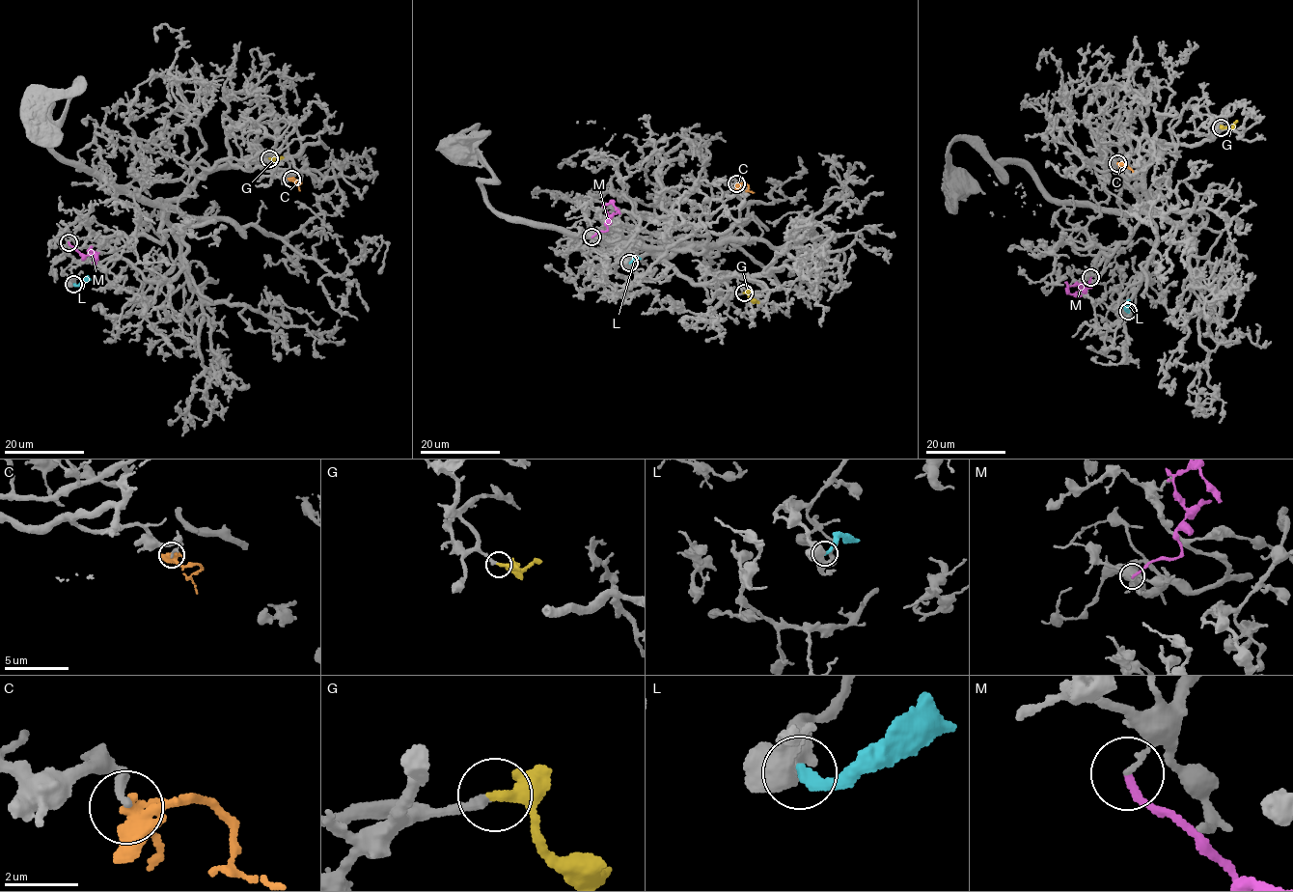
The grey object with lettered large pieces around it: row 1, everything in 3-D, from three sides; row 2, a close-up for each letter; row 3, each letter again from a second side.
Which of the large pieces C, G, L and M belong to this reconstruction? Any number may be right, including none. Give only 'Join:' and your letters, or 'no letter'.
Join: G

